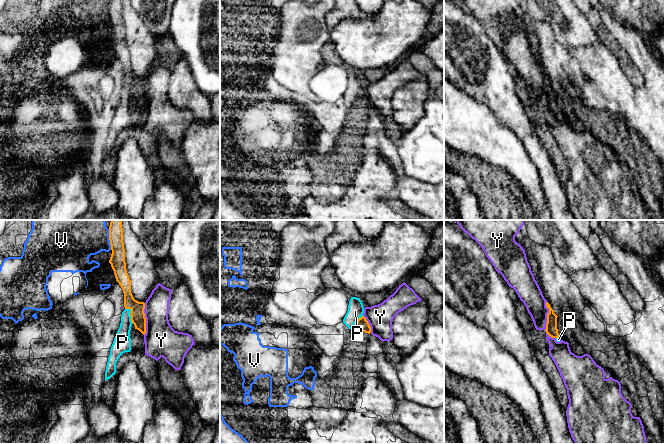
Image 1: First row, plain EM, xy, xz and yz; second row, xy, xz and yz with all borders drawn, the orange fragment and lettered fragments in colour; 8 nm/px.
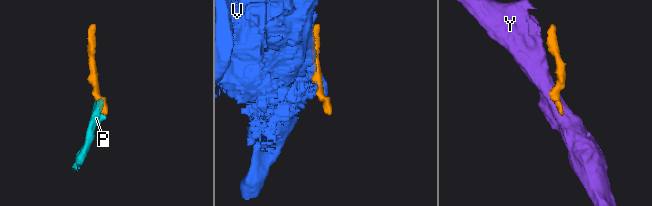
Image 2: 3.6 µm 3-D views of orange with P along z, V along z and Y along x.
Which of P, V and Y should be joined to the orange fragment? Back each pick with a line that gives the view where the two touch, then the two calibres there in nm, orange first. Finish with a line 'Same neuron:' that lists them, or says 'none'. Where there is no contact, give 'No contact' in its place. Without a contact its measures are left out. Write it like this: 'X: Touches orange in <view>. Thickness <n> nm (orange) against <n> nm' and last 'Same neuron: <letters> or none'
P: Touches orange in xy. Thickness 120 nm (orange) against 140 nm
Same neuron: P

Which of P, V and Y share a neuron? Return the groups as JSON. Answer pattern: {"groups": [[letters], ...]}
{"groups": [["P"], ["V"], ["Y"]]}

